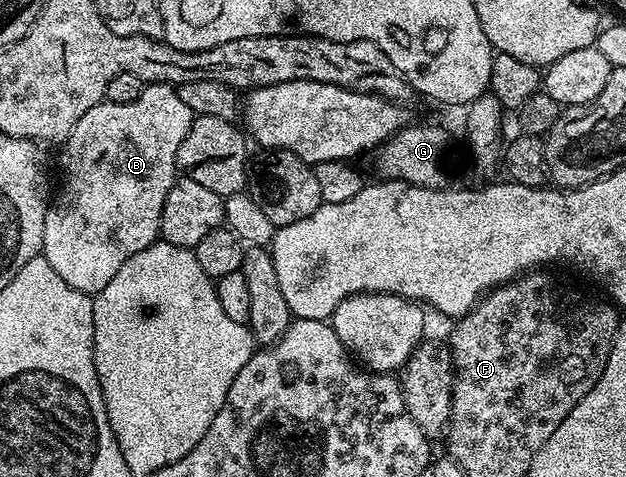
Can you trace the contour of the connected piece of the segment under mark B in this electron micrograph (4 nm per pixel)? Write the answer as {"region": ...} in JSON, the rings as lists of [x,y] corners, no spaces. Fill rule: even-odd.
{"region":[[[106,101],[92,107],[76,123],[62,149],[62,190],[49,202],[44,219],[41,256],[52,263],[52,271],[81,293],[96,295],[116,276],[116,271],[160,237],[164,199],[179,176],[178,148],[186,129],[118,129],[118,109],[124,103]]]}

